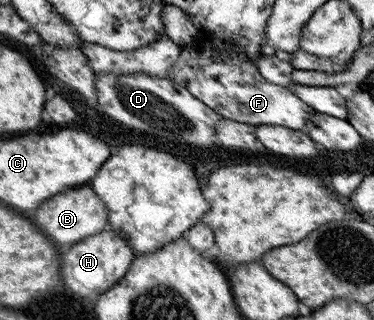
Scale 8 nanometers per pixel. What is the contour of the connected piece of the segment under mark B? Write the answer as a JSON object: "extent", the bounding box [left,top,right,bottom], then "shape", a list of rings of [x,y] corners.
{"extent":[35,185,107,246],"shape":[[[86,185],[55,194],[47,202],[41,202],[41,206],[35,210],[35,222],[45,232],[45,236],[53,236],[53,242],[57,246],[71,246],[85,237],[107,229],[107,209],[91,186]]]}

